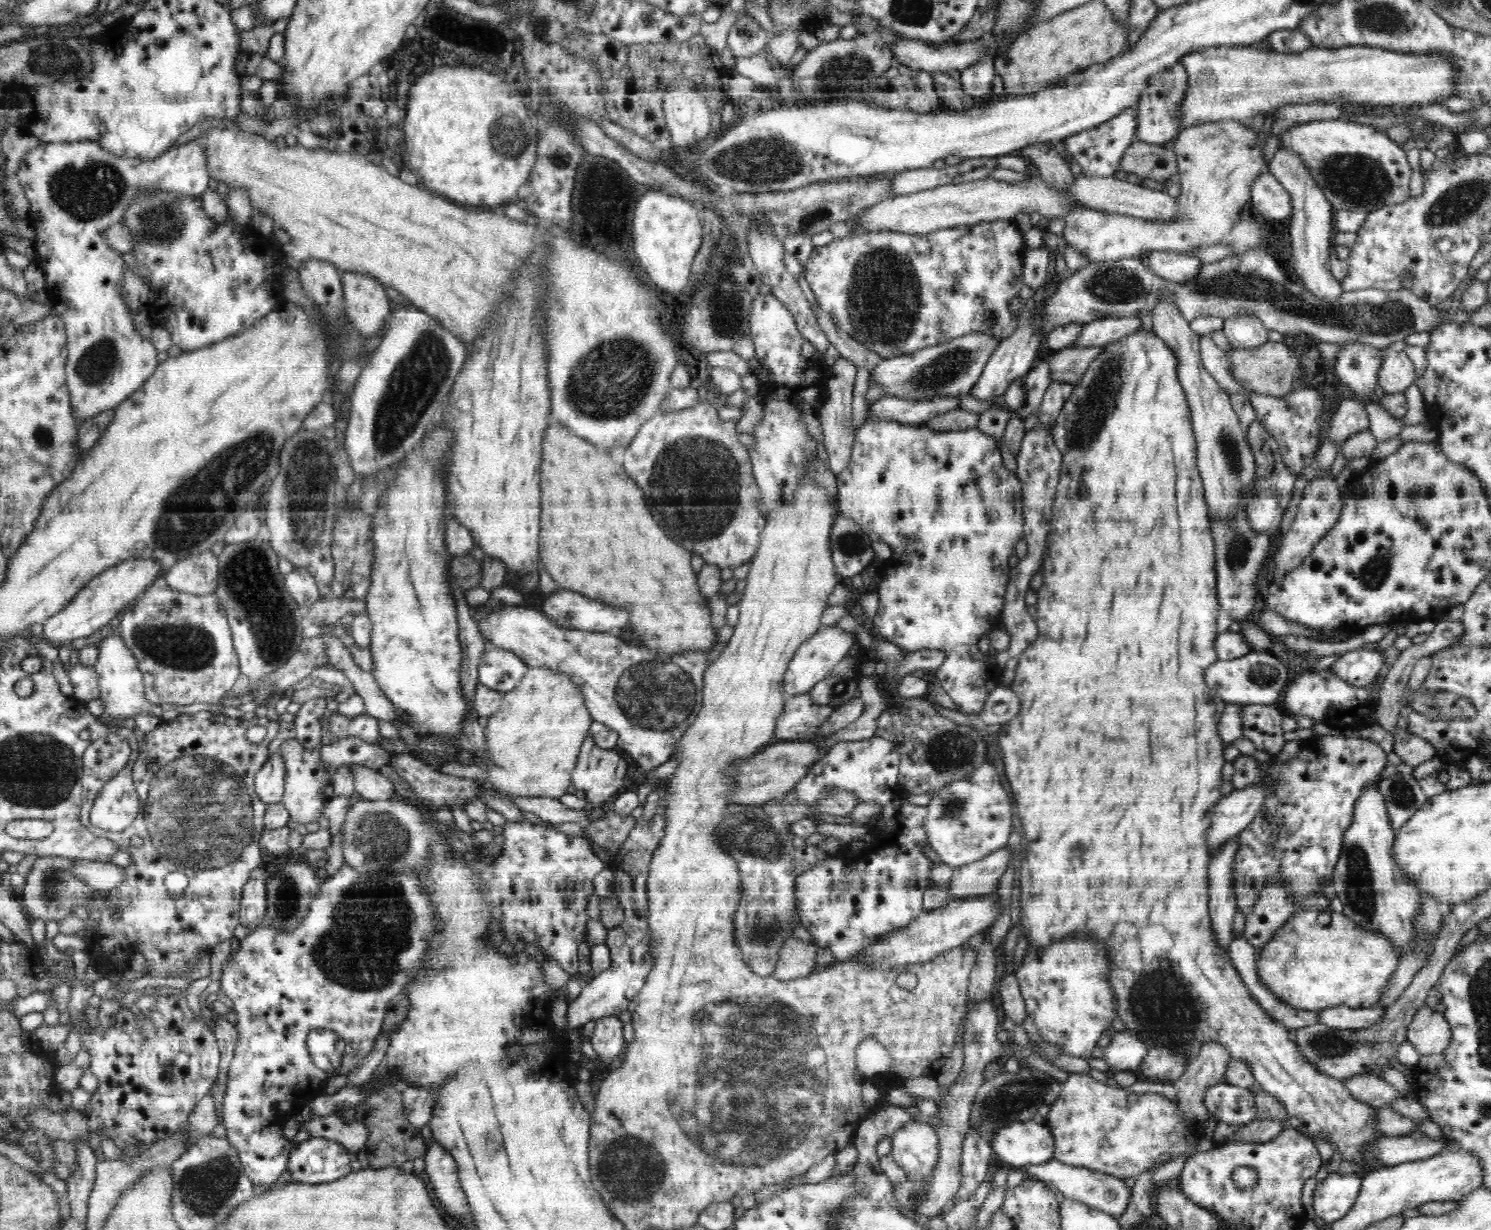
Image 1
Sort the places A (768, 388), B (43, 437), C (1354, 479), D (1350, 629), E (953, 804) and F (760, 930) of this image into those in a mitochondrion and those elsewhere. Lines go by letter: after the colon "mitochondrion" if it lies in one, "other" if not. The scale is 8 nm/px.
A: other
B: other
C: other
D: other
E: mitochondrion
F: mitochondrion

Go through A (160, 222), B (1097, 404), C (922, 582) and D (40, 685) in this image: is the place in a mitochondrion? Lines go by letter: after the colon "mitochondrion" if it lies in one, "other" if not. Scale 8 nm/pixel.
A: mitochondrion
B: mitochondrion
C: other
D: other

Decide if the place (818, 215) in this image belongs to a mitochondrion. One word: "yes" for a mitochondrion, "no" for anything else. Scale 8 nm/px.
yes

